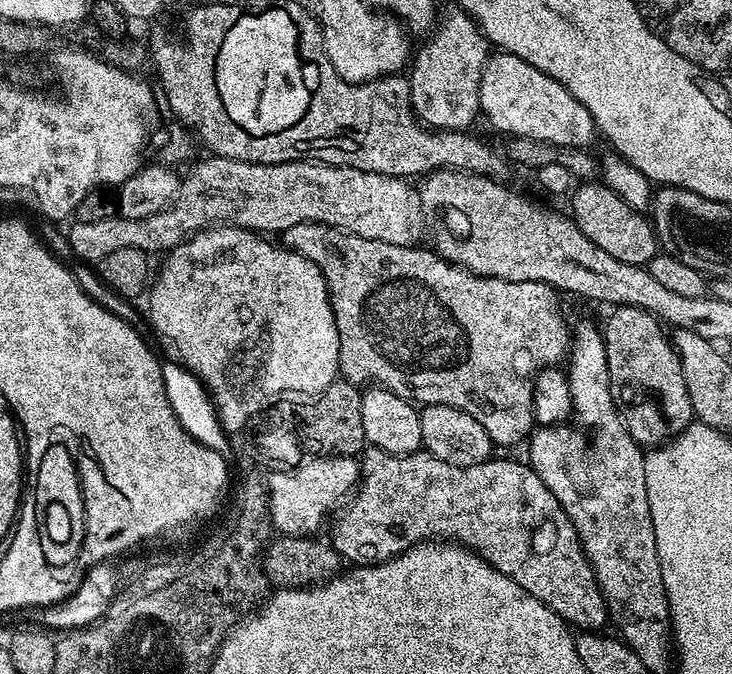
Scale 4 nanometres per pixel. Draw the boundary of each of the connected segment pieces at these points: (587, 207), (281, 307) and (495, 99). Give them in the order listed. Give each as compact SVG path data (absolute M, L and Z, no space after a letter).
M584 182L571 193L572 209L570 215L576 225L610 258L618 258L618 262L647 265L648 261L658 255L658 237L656 229L643 211L630 206L603 182Z
M209 226L202 232L196 233L190 240L185 240L176 248L171 249L163 257L164 273L160 280L153 279L150 291L147 293L148 320L152 328L168 343L172 351L171 359L187 368L204 384L216 408L217 418L225 429L234 427L238 434L245 431L245 416L256 411L266 398L281 389L301 389L317 397L324 392L330 384L338 378L340 370L340 339L336 325L337 312L332 308L332 301L328 299L328 283L324 280L322 270L310 258L300 252L293 252L291 248L284 247L283 243L271 244L271 239L265 238L251 228L237 228L235 226Z
M503 50L493 51L484 67L480 83L480 110L483 119L488 119L498 131L508 132L509 137L542 138L542 142L554 142L563 148L587 149L588 143L598 136L592 115L582 102L578 102L578 98L574 98L574 94L570 94L570 90L566 90L566 86L562 86L562 82L538 70L538 66L532 66L530 62L526 62L514 53Z

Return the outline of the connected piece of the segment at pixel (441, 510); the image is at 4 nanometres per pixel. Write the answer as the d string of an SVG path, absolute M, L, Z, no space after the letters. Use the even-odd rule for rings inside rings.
M365 447L362 453L362 471L359 485L355 489L351 499L335 513L335 516L337 515L336 521L334 521L335 516L331 521L331 524L333 523L332 538L330 538L331 547L335 549L345 561L352 561L350 563L353 565L372 566L377 562L395 559L401 552L407 552L414 544L428 542L433 538L451 538L453 541L459 542L461 545L479 553L488 564L493 564L498 571L506 574L514 582L518 582L518 586L522 586L524 590L530 594L534 594L534 598L538 598L546 606L550 606L550 610L557 612L557 614L560 615L560 619L571 625L573 629L603 629L600 627L602 627L604 623L607 625L610 620L608 607L604 601L604 596L600 592L600 587L596 581L596 575L592 569L592 563L586 558L584 547L580 544L578 534L574 530L574 526L570 522L566 510L562 510L558 498L554 498L554 494L550 492L546 486L546 482L542 482L542 478L538 478L538 474L532 469L531 464L527 462L521 462L521 464L519 464L516 460L496 459L497 458L489 458L487 460L481 460L479 463L463 464L453 463L451 460L443 460L437 456L431 456L426 450L410 452L407 454L397 454L394 452L387 452L384 448Z

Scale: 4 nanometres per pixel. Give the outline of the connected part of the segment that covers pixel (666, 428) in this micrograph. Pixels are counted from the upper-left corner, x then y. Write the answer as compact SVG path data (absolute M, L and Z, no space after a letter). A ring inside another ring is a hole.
M625 304L609 312L612 313L609 314L608 321L602 324L602 331L612 394L616 397L617 405L623 409L624 422L628 425L628 432L636 439L636 443L641 446L663 445L694 420L680 356L672 345L669 333L667 331L664 333L665 325L655 312L638 308L635 304Z

